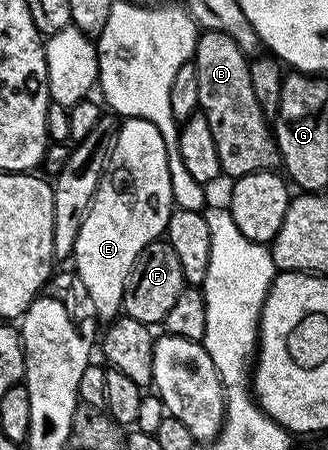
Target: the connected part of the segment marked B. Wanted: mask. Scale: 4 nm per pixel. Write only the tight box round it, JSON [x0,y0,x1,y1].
[194,29,280,179]

